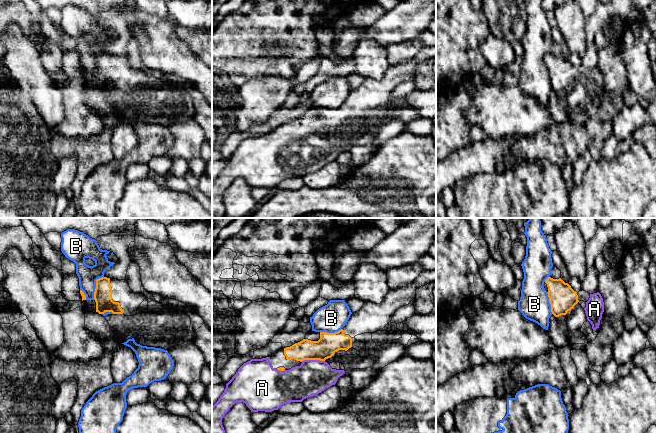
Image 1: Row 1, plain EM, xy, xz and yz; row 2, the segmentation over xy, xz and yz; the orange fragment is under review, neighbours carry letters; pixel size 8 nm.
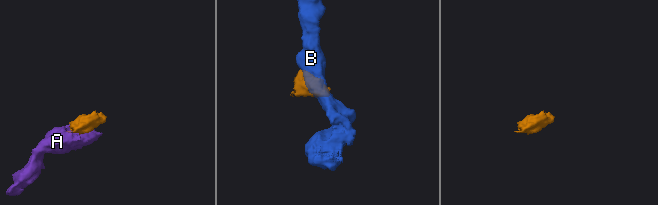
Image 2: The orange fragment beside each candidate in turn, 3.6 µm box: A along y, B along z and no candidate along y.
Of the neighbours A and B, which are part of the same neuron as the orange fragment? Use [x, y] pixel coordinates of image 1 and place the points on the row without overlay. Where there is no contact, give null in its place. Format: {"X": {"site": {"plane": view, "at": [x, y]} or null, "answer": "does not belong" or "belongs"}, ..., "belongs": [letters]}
{"A": {"site": {"plane": "xz", "at": [312, 135]}, "answer": "belongs"}, "B": {"site": {"plane": "xy", "at": [96, 62]}, "answer": "does not belong"}, "belongs": ["A"]}

